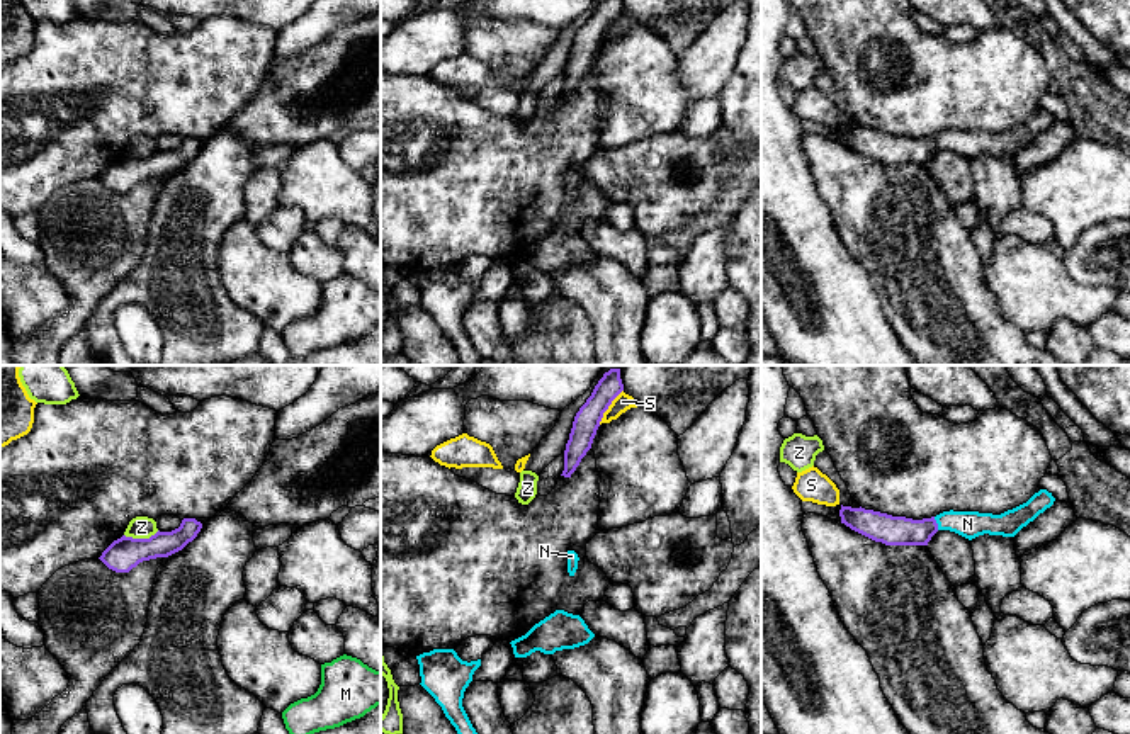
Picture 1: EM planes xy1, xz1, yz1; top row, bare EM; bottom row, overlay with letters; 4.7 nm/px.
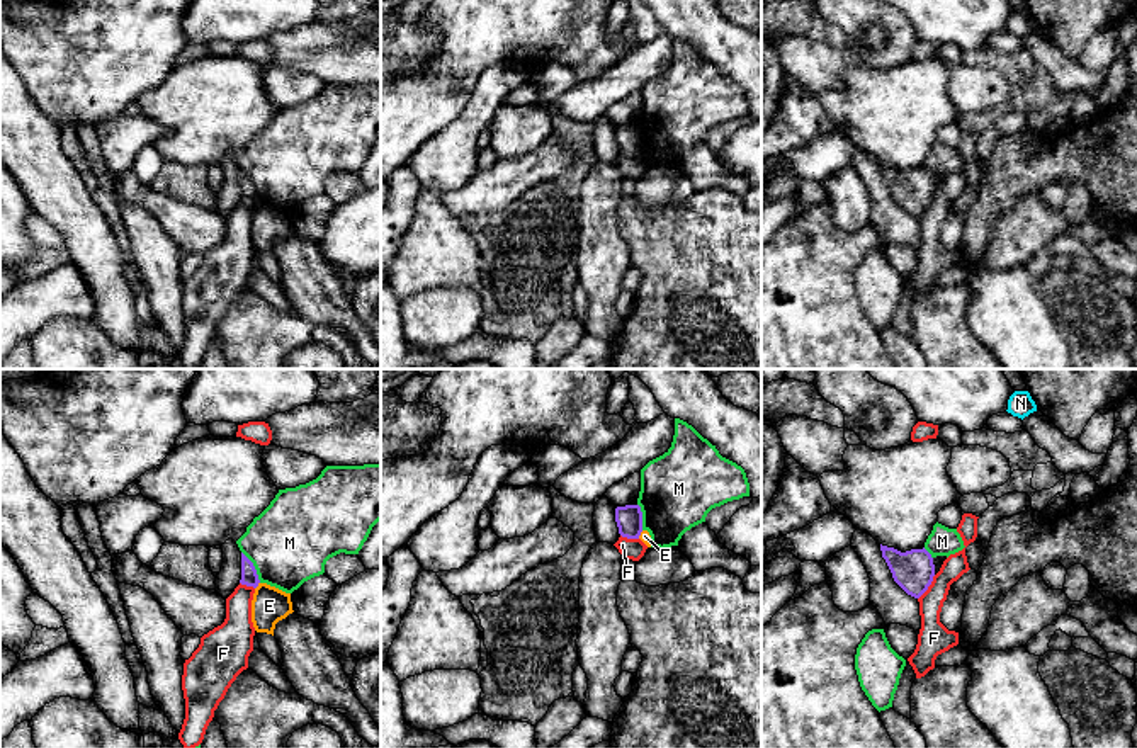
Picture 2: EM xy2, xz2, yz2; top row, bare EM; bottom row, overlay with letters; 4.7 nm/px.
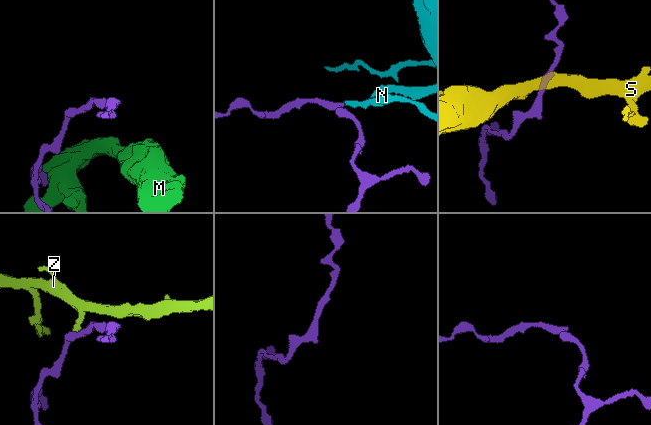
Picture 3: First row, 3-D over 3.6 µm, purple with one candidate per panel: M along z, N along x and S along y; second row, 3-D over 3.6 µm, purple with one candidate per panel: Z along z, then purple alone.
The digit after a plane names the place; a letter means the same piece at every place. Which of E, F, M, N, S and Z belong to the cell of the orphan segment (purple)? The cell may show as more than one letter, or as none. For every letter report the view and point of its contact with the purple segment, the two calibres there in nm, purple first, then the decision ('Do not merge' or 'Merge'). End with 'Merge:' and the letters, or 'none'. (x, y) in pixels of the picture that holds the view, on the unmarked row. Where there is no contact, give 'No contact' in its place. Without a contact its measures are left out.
E: Touches purple at xy2 (257, 204). Thickness 80 nm (purple) against 170 nm. Do not merge
F: Touches purple at yz2 (928, 204). Thickness 190 nm (purple) against 150 nm. Do not merge
M: Touches purple at xy2 (254, 186). Thickness 80 nm (purple) against 400 nm. Do not merge
N: Touches purple at yz1 (937, 143). Thickness 140 nm (purple) against 130 nm. Merge
S: Touches purple at xz1 (609, 24). Thickness 120 nm (purple) against 80 nm. Do not merge
Z: Touches purple at xy1 (141, 158). Thickness 160 nm (purple) against 110 nm. Do not merge
Merge: N

